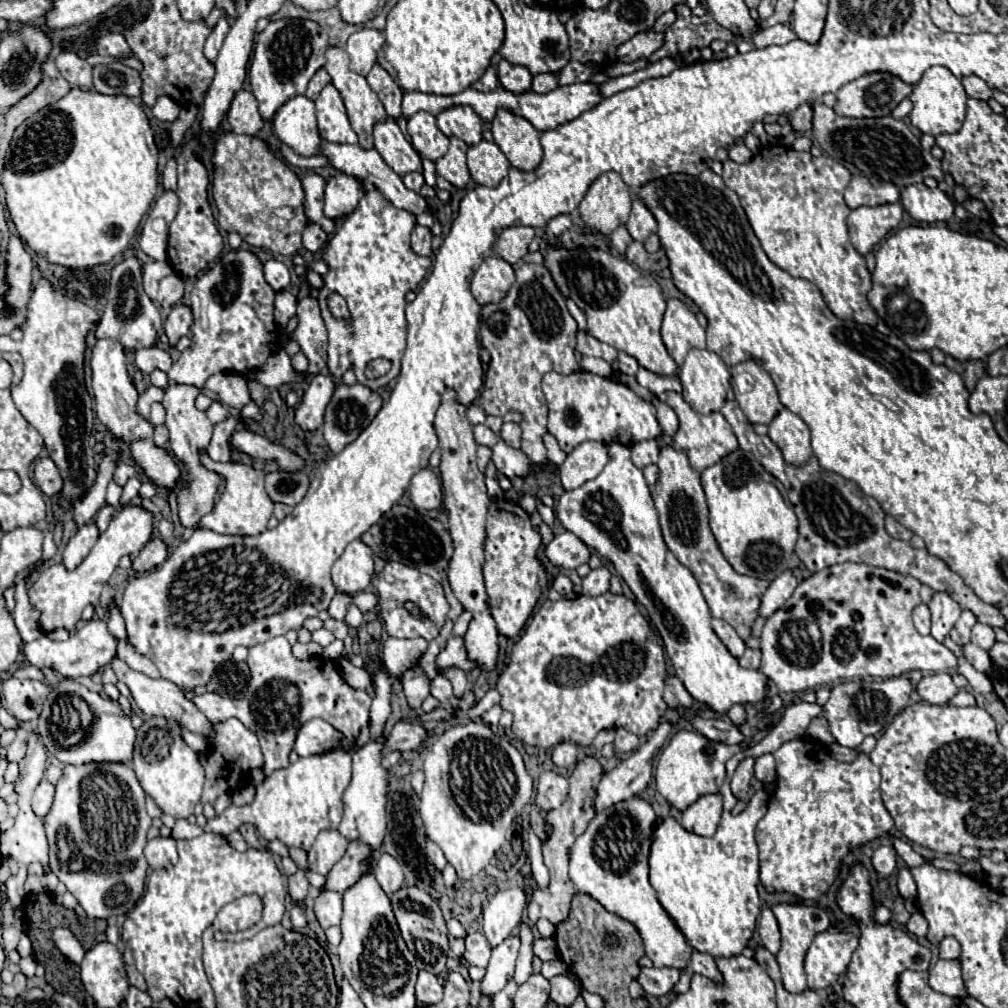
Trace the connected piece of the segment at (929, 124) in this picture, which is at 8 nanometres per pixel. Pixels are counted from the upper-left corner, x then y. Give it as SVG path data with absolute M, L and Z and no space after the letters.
M931 66L923 78L919 80L919 84L913 86L911 92L911 102L913 102L913 110L909 114L911 124L915 128L919 128L925 134L931 136L939 136L943 132L959 132L961 124L965 120L965 102L967 102L967 94L965 88L961 84L959 78L955 78L951 74L951 70L947 70L945 66Z

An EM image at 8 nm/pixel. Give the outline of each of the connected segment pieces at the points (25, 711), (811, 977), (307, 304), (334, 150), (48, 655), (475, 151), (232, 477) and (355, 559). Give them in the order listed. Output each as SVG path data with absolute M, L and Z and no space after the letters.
M15 676L3 680L3 708L9 714L13 714L19 722L37 720L41 714L41 704L47 694L49 686L39 680L19 680Z
M821 932L815 936L805 956L807 984L811 990L823 990L837 982L845 972L857 938L847 932Z
M307 296L297 304L299 324L293 332L293 340L301 346L301 352L309 360L309 374L319 374L327 368L327 328L323 324L319 304Z
M327 140L321 142L321 154L325 154L329 160L331 160L331 166L349 174L349 176L355 176L359 180L367 180L371 184L375 184L375 188L395 206L395 208L401 208L401 210L407 210L407 212L425 212L425 208L419 206L419 194L417 192L411 192L403 186L401 182L401 176L397 176L387 164L385 160L381 160L381 156L377 156L377 150L363 150L359 146L349 146L349 144L331 144Z
M107 616L103 620L89 620L77 628L75 634L71 634L65 642L53 642L47 636L25 644L25 656L27 662L37 666L37 668L49 668L59 672L61 676L67 678L77 678L77 676L91 676L105 664L109 664L117 654L117 638L109 634L107 630Z
M481 140L477 146L467 150L467 166L471 178L481 186L497 186L509 172L511 164L495 142Z
M203 450L199 454L199 460L207 470L223 474L227 480L227 486L225 486L225 492L221 494L219 502L215 504L215 508L209 514L205 514L195 528L213 528L213 532L217 532L217 534L235 534L235 536L255 536L255 534L265 532L267 522L273 516L273 502L269 500L269 496L265 492L265 484L263 484L265 474L259 470L253 470L247 464L213 462L209 458L209 454L205 454Z
M361 540L351 542L333 564L333 584L343 594L363 592L373 578L373 554Z

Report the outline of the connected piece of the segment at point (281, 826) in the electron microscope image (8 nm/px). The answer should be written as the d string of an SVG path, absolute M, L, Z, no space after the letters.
M327 752L299 758L295 764L273 772L257 786L255 802L249 806L229 806L221 816L207 820L205 830L229 836L241 824L253 824L265 840L281 840L287 848L309 850L321 830L337 828L343 812L343 792L351 782L351 754Z

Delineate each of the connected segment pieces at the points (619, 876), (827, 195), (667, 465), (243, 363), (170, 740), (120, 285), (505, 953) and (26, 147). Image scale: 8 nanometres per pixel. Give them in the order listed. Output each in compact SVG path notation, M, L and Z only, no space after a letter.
M635 798L635 806L619 802L603 812L597 812L597 816L589 822L589 828L571 848L569 878L579 892L593 896L609 912L629 920L637 928L643 938L645 954L655 968L669 966L685 970L695 950L659 904L655 890L649 884L649 848L659 820L661 818L653 806L643 798Z
M777 144L761 148L747 164L725 160L721 178L727 188L737 192L741 206L749 218L749 224L773 264L777 264L791 276L807 278L809 282L813 282L821 290L827 308L835 316L869 326L877 324L879 318L867 302L867 292L871 290L871 274L865 266L865 258L853 248L847 234L849 208L843 200L843 192L851 180L851 172L843 164L835 162L827 154L815 158L809 152L797 152L793 148Z
M665 446L659 454L659 480L649 488L657 514L659 524L663 530L663 538L667 548L677 556L681 564L685 564L697 578L703 596L709 604L711 616L729 622L735 632L747 640L751 636L751 626L759 616L761 598L769 586L767 580L737 574L731 564L725 560L715 536L709 528L709 510L705 502L705 494L701 488L701 474L693 470L687 462L687 456L671 446Z
M247 248L225 252L211 270L197 276L189 294L193 310L191 346L167 372L173 384L191 384L201 388L211 374L241 372L247 374L277 350L277 324L273 320L275 292L265 284L263 264Z
M147 718L137 730L135 752L133 752L133 770L145 794L153 798L163 814L179 818L189 818L195 804L201 798L205 772L199 764L199 756L191 750L181 738L181 726L165 718Z
M131 256L115 264L115 268L111 270L107 306L105 306L103 318L97 324L95 338L115 338L129 350L141 350L141 348L155 346L157 332L163 328L163 322L161 322L161 314L157 306L145 294L141 280L143 280L143 262L139 258Z
M509 936L503 944L493 948L487 972L481 980L481 992L483 996L495 996L505 988L505 984L513 978L513 968L515 968L515 958L521 942L519 938Z
M71 88L67 96L63 96L59 102L53 106L47 106L27 118L13 134L9 152L5 154L5 170L1 174L1 184L5 188L5 200L7 200L7 210L11 214L11 220L15 224L17 234L23 238L23 242L37 254L47 258L51 264L67 266L67 268L93 268L99 264L107 264L111 258L115 258L119 252L127 248L131 238L135 236L135 230L143 218L143 214L149 210L155 194L157 194L157 159L159 148L149 120L141 106L135 100L129 100L127 96L105 96L95 90L81 90L81 88Z

